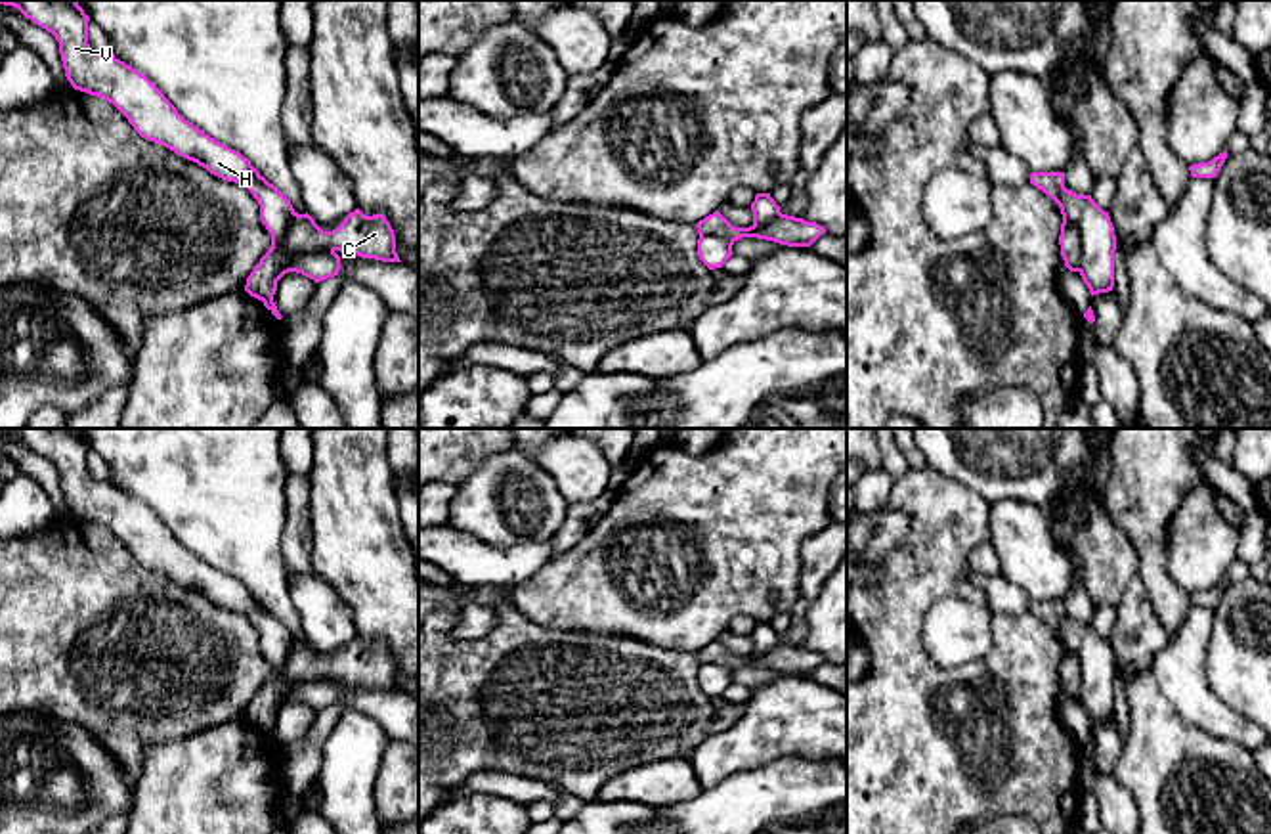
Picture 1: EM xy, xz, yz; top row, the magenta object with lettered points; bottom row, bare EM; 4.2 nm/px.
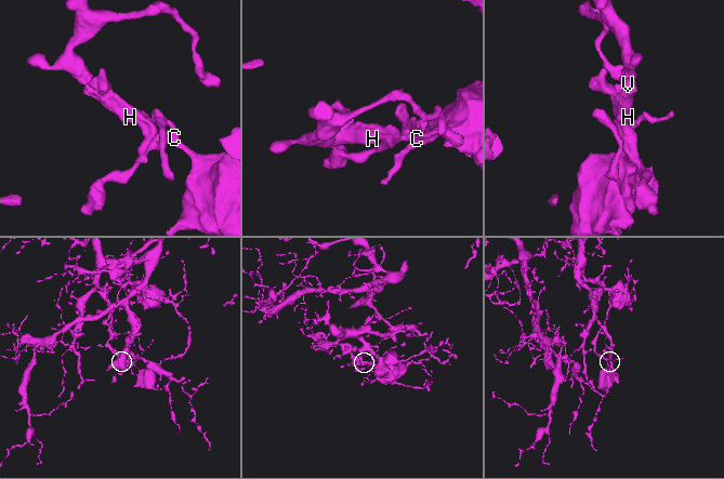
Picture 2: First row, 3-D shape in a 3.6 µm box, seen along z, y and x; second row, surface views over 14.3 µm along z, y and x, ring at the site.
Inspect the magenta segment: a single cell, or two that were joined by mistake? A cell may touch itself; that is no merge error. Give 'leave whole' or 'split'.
leave whole

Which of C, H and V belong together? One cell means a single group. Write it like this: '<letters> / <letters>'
C H V

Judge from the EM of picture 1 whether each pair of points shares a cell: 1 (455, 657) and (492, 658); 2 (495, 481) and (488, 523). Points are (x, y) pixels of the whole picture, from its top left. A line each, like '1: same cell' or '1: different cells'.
1: same cell
2: same cell

